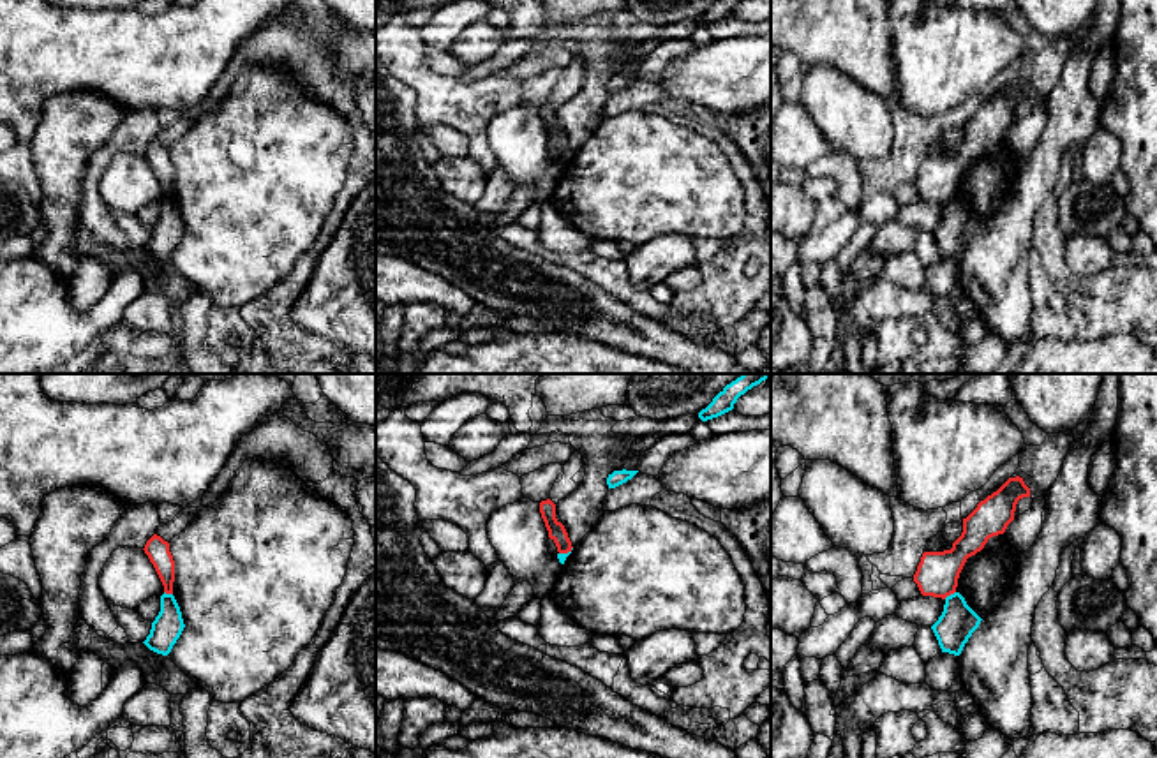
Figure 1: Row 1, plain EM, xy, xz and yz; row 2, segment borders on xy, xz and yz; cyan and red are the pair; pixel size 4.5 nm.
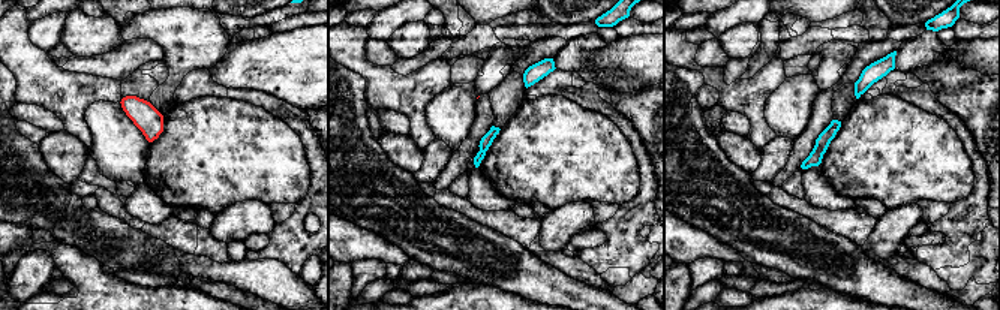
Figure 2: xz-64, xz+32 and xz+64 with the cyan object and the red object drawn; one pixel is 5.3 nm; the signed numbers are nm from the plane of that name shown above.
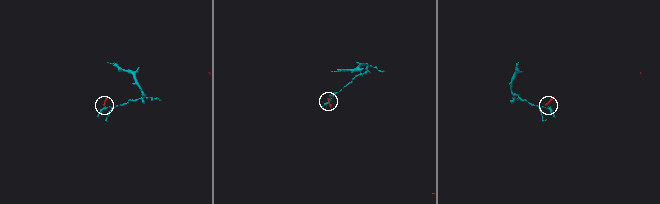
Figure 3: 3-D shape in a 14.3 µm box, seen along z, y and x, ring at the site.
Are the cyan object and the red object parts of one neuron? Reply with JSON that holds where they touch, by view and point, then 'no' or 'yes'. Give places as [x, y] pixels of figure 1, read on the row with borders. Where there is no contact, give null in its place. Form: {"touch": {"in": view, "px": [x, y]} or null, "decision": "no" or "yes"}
{"touch": {"in": "yz", "px": [951, 594]}, "decision": "no"}

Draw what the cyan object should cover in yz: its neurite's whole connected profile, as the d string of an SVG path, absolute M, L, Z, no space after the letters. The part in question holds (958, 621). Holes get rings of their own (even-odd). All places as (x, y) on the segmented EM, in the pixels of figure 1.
M959 592L945 598L944 612L931 626L942 652L959 656L981 617L967 605Z

